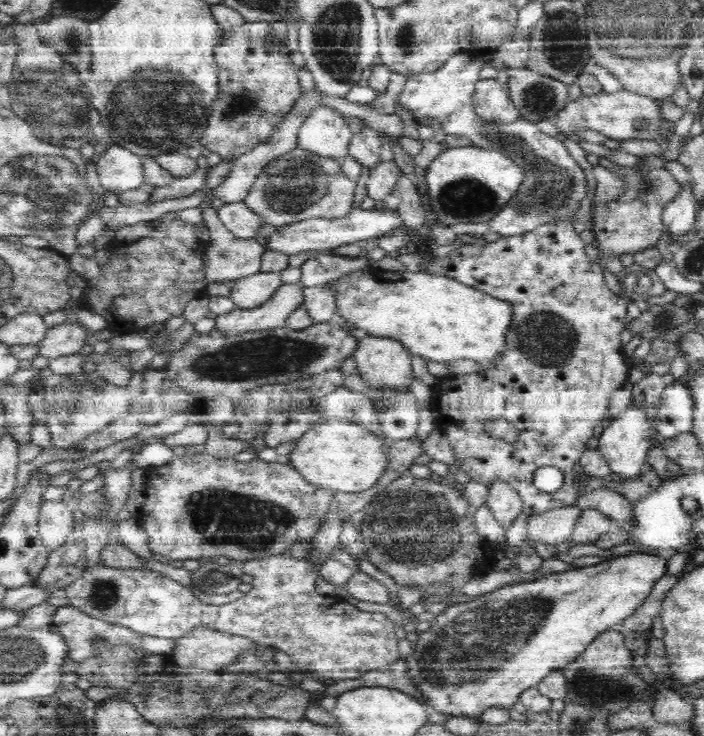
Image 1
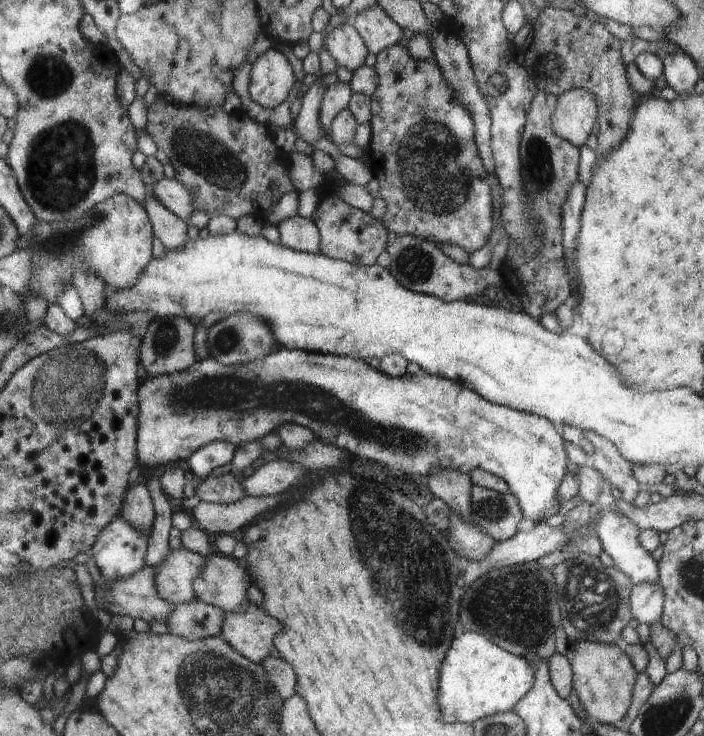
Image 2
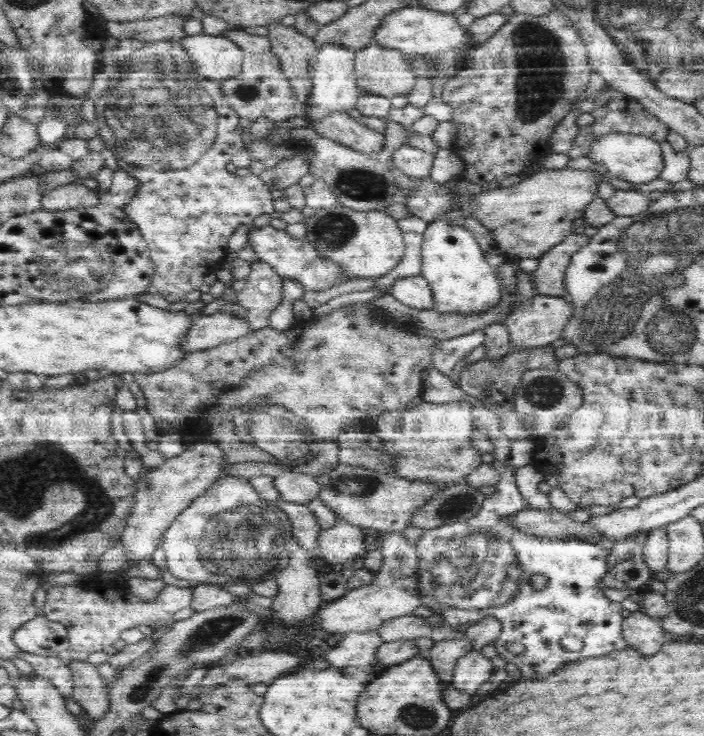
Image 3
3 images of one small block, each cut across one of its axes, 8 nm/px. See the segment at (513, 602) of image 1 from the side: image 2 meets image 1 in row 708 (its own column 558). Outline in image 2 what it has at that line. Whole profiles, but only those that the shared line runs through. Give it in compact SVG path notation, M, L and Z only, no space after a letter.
M276 348L268 356L248 364L223 366L210 358L196 361L180 373L146 377L140 390L140 467L166 466L168 462L186 460L213 441L227 441L235 447L259 441L282 422L300 424L312 430L324 444L334 444L355 458L358 454L358 458L378 462L388 470L416 476L420 481L444 468L462 474L469 474L474 468L486 470L502 478L519 500L524 527L542 523L560 509L556 490L564 480L568 462L562 438L556 434L548 418L486 402L476 392L442 376L404 374L390 377L368 368L362 360L284 348Z

